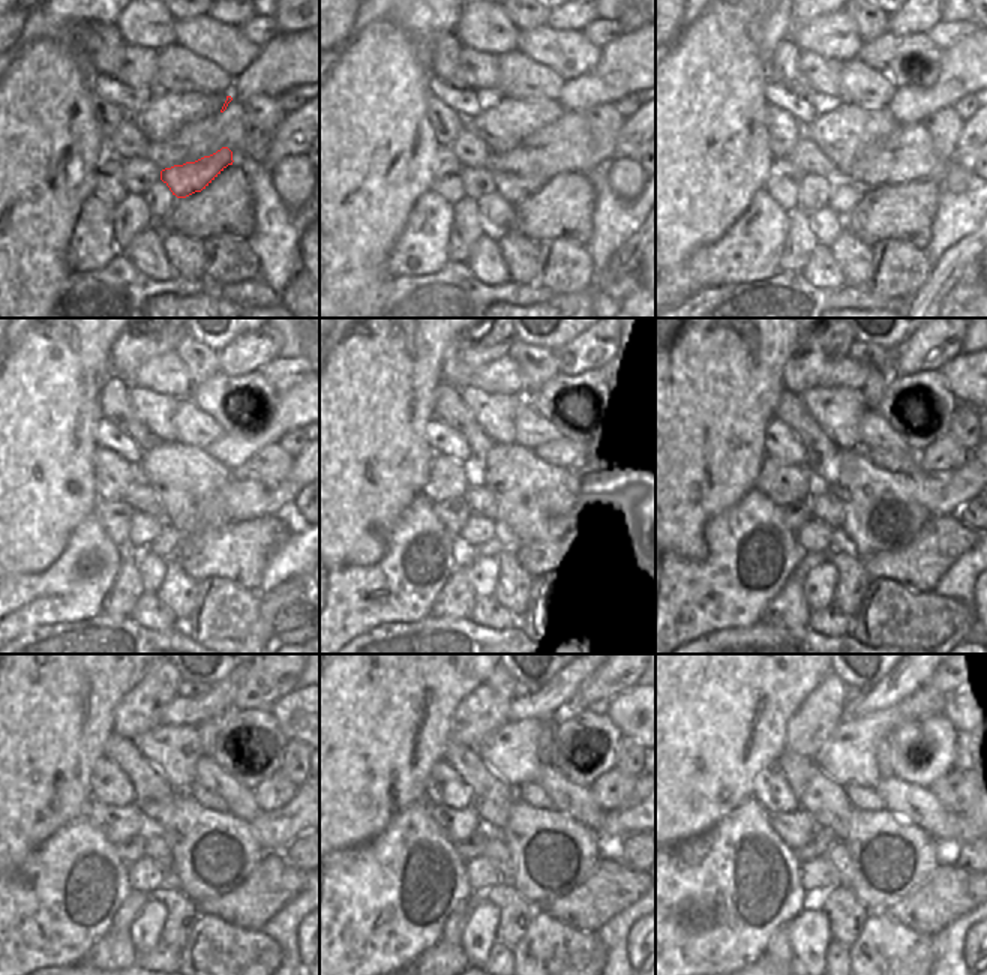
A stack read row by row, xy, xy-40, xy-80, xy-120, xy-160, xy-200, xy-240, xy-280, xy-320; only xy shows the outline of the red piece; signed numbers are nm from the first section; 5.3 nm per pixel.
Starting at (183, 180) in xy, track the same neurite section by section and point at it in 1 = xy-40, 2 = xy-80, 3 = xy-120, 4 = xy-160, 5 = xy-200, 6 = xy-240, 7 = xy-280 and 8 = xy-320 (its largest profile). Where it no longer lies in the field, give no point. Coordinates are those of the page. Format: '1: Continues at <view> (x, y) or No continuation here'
1: Continues at xy-40 (515, 189)
2: Continues at xy-80 (845, 197)
3: Continues at xy-120 (168, 540)
4: Continues at xy-160 (500, 543)
5: Continues at xy-200 (810, 560)
6: Continues at xy-240 (123, 918)
7: Continues at xy-280 (456, 921)
8: Continues at xy-320 (779, 948).

